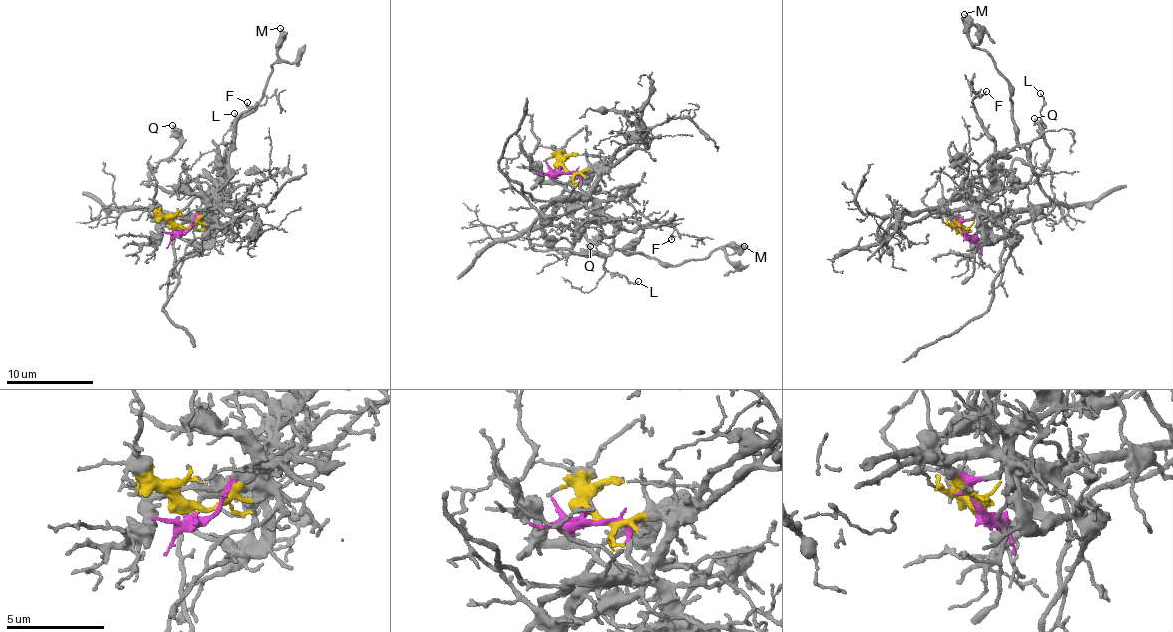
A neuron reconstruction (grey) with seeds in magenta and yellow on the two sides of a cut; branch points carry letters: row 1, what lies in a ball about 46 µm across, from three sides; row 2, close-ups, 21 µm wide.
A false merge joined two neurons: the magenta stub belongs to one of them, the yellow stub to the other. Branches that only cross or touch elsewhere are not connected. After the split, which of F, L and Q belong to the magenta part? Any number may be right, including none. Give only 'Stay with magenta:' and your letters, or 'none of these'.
Stay with magenta: none of these

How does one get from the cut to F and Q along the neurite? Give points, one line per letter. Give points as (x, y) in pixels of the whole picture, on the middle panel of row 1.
F: (561, 168), (575, 174), (596, 173), (595, 211), (621, 228), (630, 230), (667, 223), (673, 230), (672, 238)
Q: (561, 168), (575, 174), (602, 166), (567, 180), (541, 223), (551, 244), (565, 252), (585, 254), (591, 246)

